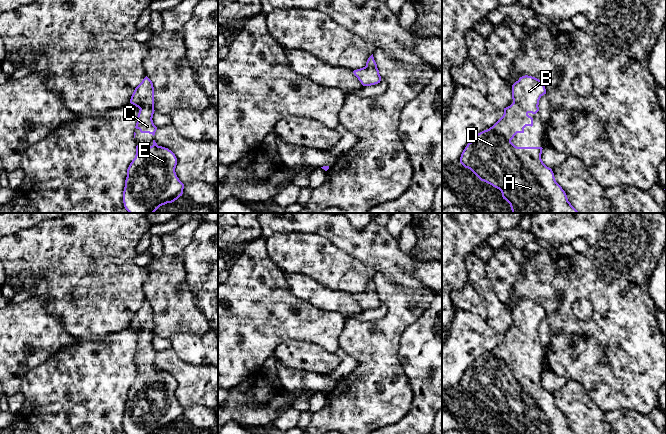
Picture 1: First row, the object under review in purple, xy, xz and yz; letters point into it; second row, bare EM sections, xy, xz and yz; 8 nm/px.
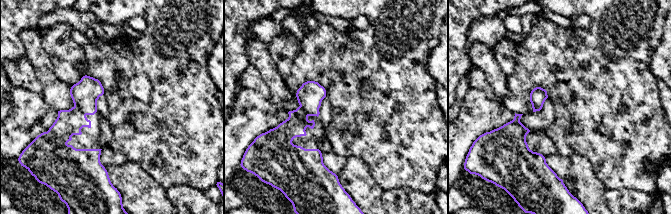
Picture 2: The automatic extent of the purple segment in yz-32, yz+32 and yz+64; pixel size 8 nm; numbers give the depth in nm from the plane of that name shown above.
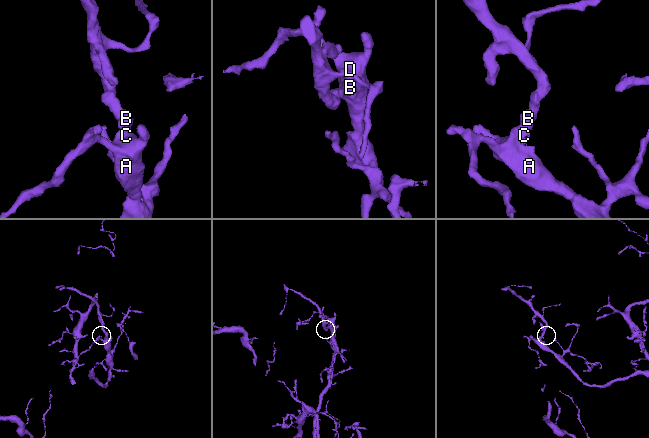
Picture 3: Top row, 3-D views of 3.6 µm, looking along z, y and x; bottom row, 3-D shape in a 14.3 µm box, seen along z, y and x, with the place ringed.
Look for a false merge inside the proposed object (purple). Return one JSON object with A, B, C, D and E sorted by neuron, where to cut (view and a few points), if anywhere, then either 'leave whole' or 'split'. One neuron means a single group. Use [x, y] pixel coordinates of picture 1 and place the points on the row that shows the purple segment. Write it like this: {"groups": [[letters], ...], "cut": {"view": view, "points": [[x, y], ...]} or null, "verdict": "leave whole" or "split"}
{"groups": [["A", "B", "C", "D", "E"]], "cut": null, "verdict": "leave whole"}

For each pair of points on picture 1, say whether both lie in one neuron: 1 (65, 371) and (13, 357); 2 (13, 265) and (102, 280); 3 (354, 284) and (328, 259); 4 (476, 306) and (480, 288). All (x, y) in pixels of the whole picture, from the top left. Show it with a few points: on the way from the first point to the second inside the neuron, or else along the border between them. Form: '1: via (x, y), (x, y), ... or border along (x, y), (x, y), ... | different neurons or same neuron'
1: border along (59, 350), (37, 366), (31, 368), (21, 378) | different neurons
2: via (35, 265), (75, 265), (80, 270) | same neuron
3: via (347, 277), (343, 276), (333, 266) | same neuron
4: border along (467, 281), (478, 295), (487, 317) | different neurons

